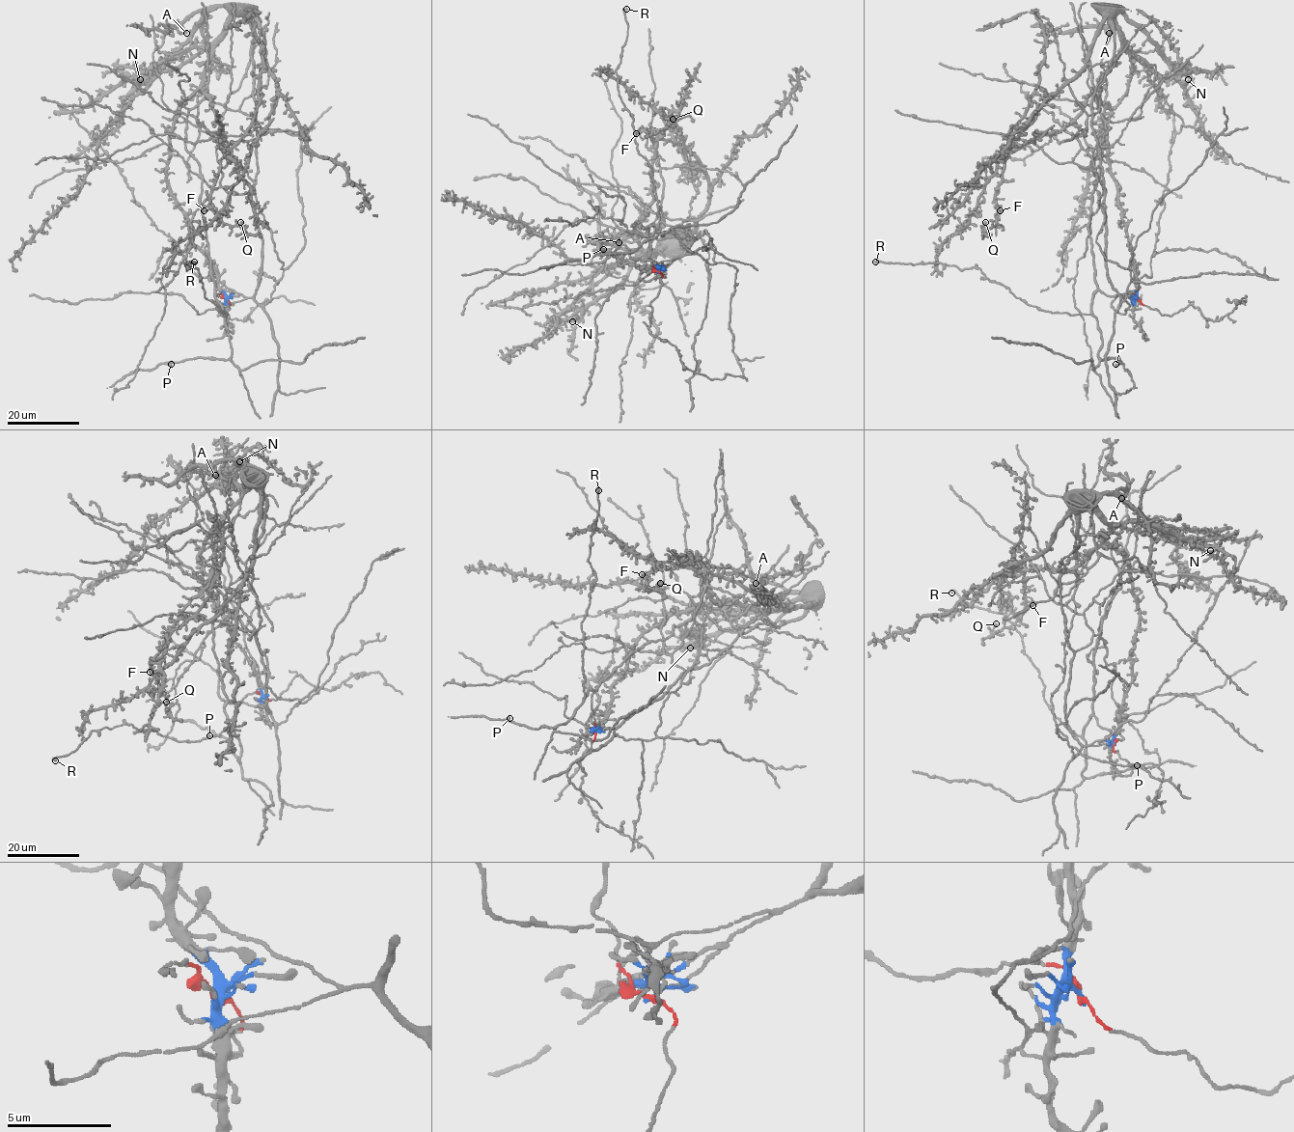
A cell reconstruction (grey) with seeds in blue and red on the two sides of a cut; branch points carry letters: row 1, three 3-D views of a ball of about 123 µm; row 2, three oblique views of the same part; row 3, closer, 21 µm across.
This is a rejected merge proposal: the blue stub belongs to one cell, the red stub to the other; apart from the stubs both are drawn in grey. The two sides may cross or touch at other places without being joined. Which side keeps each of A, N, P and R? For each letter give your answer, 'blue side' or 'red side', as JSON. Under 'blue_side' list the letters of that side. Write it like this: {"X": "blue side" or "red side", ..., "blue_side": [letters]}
{"A": "blue side", "N": "blue side", "P": "red side", "R": "red side", "blue_side": ["A", "N"]}

